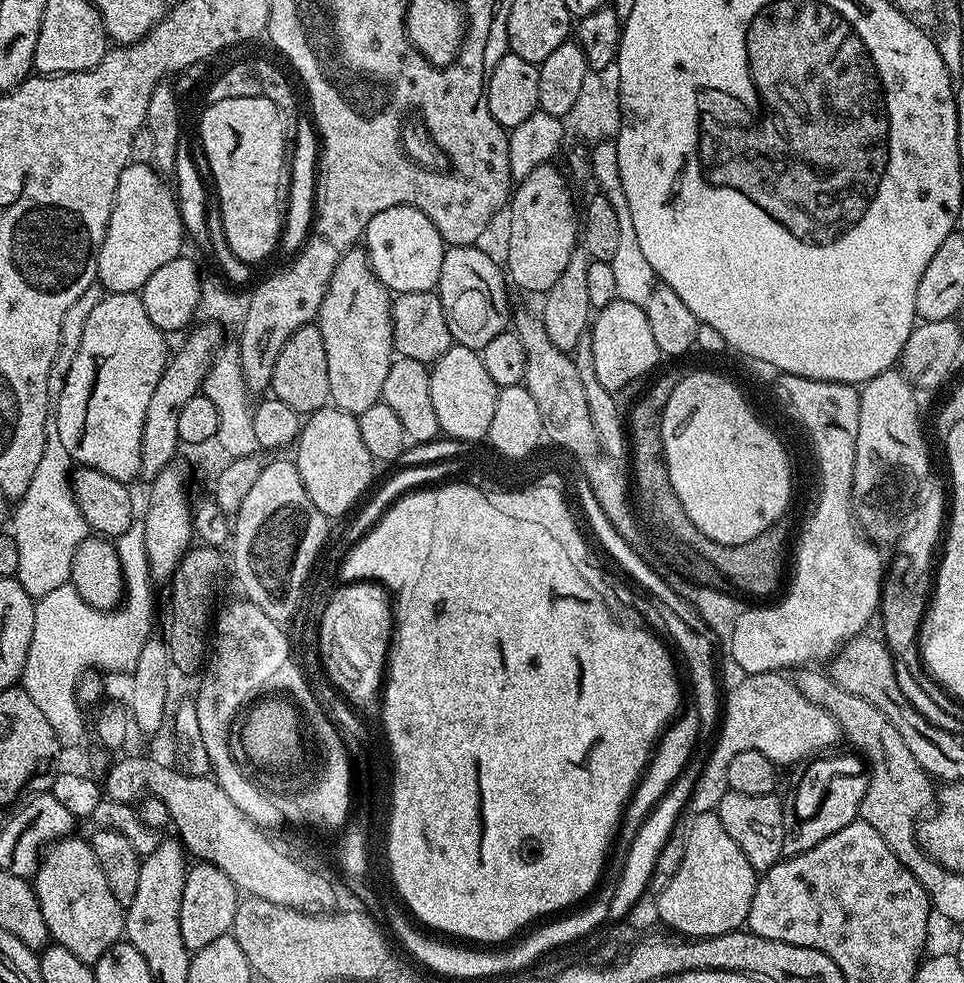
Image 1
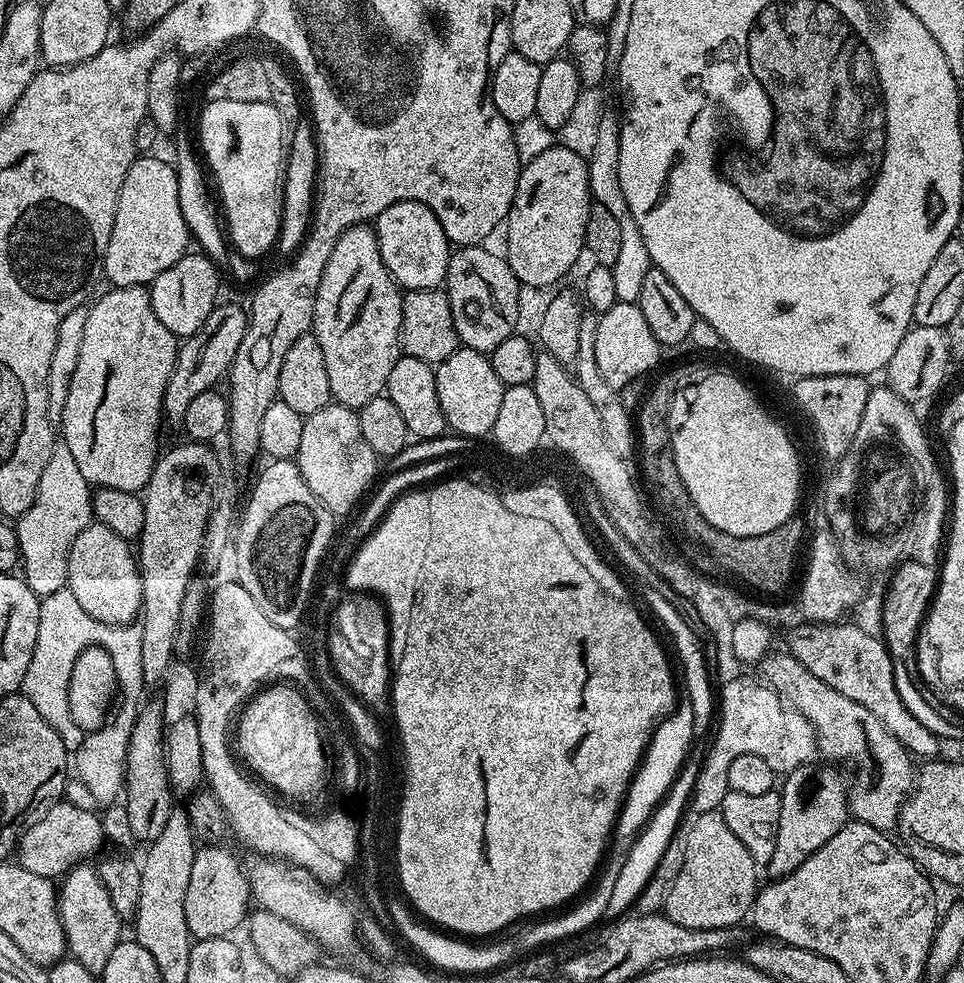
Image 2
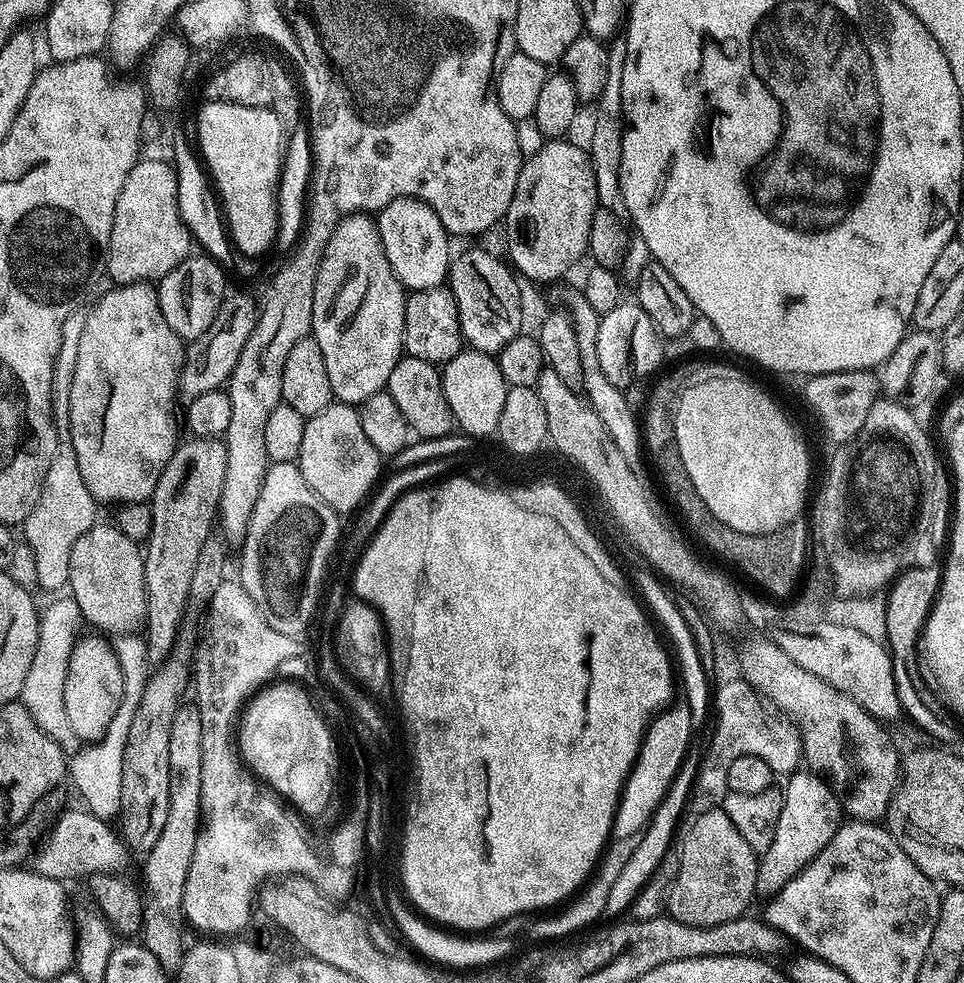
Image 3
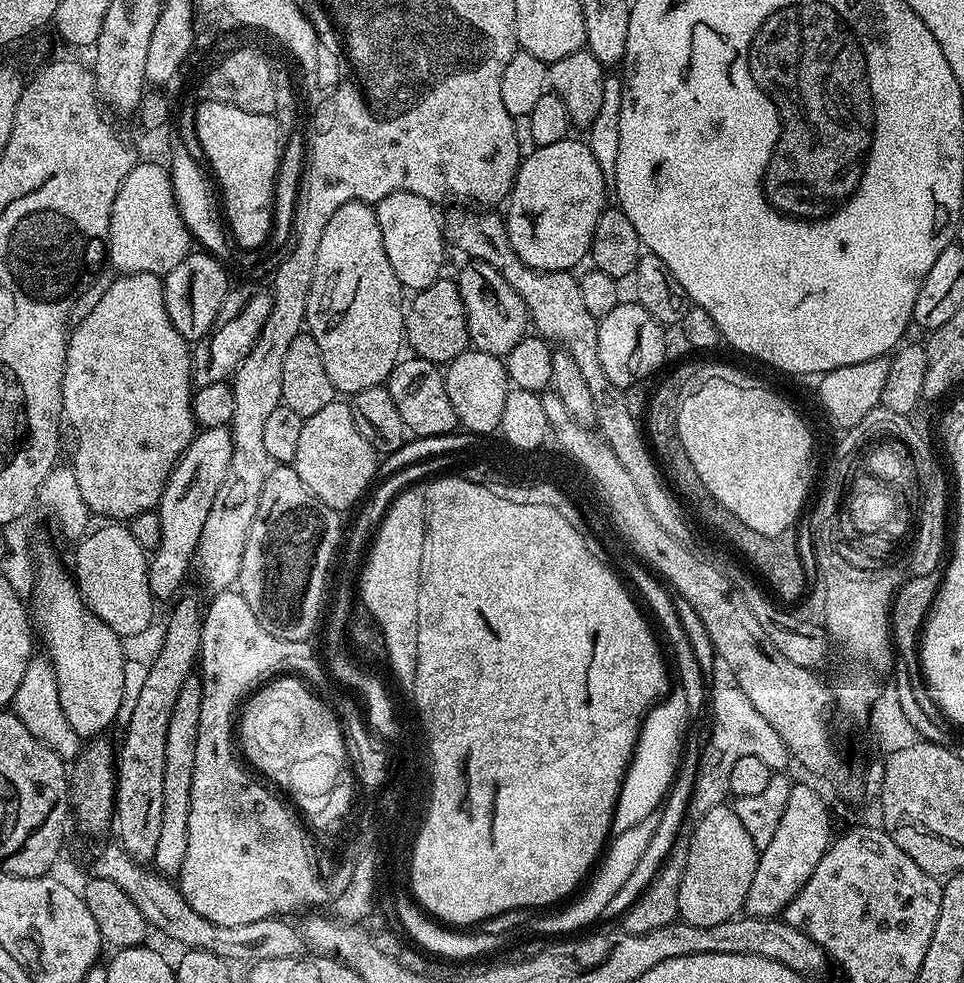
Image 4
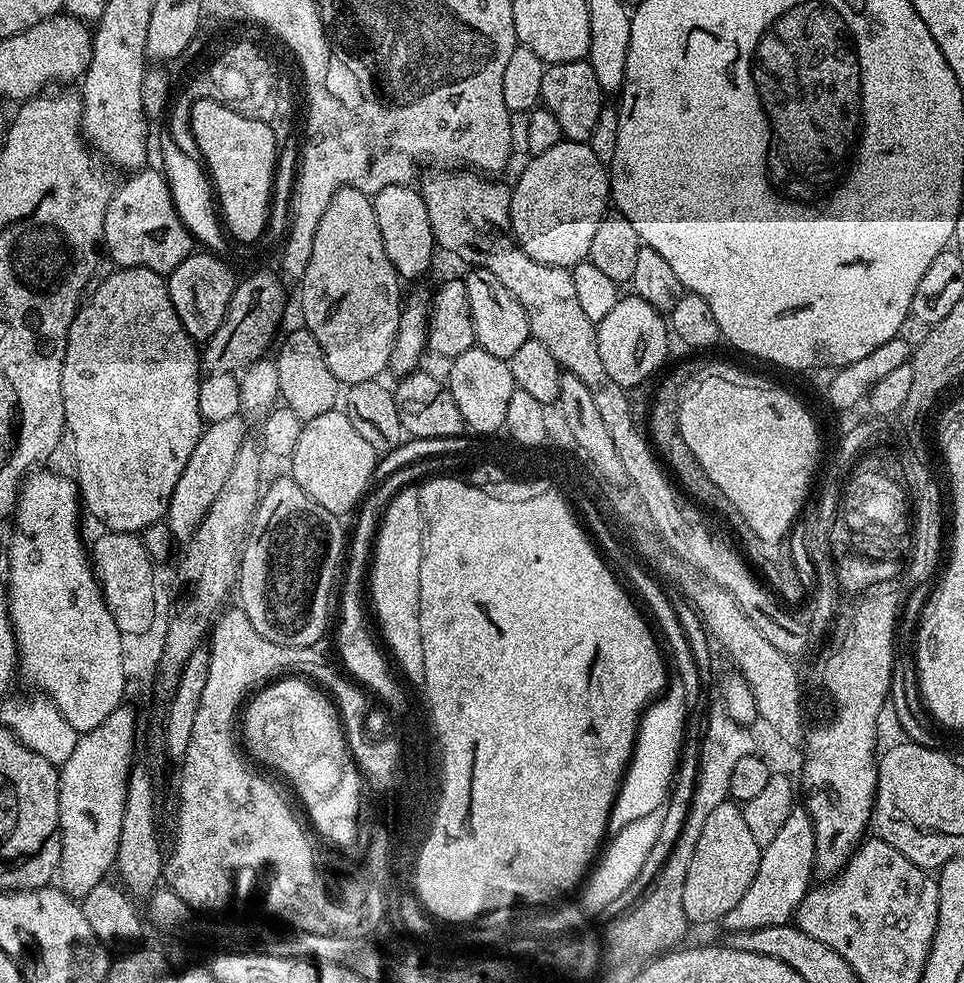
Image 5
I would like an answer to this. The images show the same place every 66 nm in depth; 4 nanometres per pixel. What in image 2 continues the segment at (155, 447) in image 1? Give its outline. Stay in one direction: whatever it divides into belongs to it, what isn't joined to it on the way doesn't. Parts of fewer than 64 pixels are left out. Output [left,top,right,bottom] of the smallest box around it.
[163,303,248,422]

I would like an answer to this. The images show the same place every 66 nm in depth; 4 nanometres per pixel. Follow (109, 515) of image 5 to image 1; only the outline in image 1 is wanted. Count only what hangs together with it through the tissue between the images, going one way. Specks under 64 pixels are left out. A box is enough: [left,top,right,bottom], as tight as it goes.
[54,292,170,482]

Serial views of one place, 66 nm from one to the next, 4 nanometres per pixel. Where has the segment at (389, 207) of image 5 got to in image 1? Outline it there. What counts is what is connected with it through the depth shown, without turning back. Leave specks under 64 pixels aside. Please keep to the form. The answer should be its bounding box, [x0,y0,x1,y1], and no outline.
[362,204,445,293]

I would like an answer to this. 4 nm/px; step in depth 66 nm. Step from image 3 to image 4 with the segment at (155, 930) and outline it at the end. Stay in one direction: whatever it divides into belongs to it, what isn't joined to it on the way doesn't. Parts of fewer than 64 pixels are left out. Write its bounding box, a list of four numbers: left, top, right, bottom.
[151,674,202,878]

